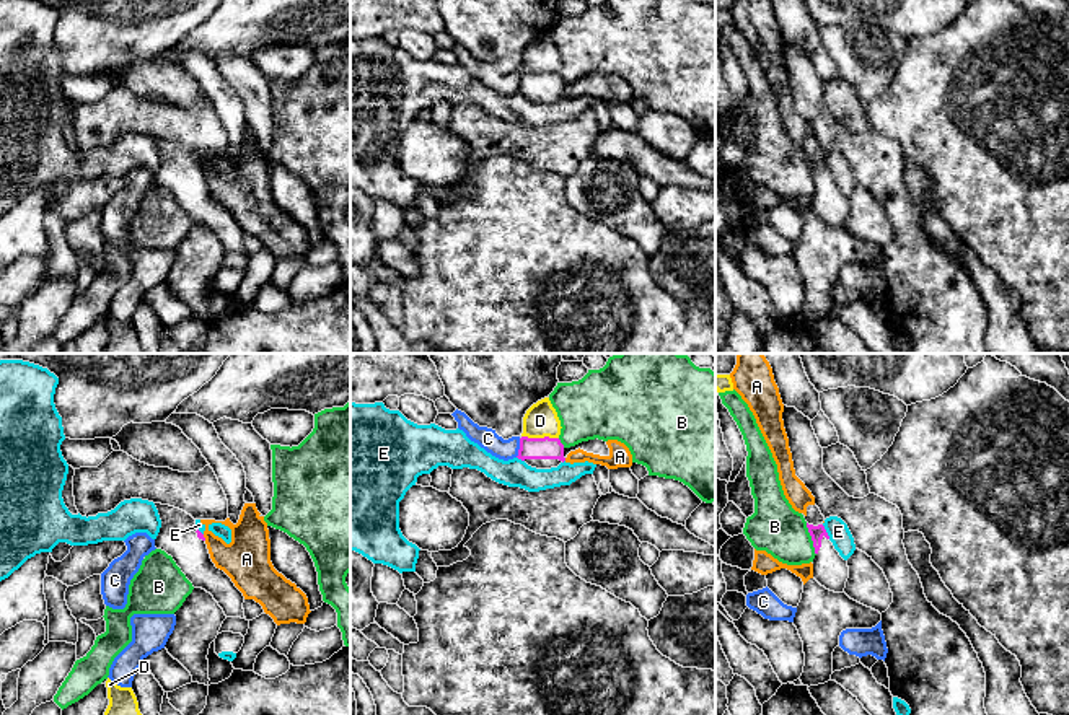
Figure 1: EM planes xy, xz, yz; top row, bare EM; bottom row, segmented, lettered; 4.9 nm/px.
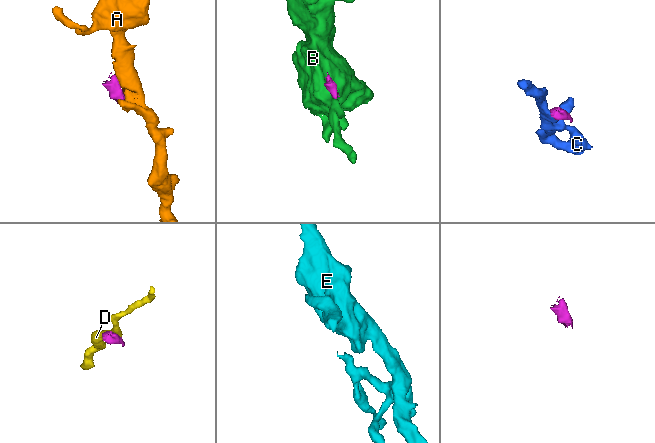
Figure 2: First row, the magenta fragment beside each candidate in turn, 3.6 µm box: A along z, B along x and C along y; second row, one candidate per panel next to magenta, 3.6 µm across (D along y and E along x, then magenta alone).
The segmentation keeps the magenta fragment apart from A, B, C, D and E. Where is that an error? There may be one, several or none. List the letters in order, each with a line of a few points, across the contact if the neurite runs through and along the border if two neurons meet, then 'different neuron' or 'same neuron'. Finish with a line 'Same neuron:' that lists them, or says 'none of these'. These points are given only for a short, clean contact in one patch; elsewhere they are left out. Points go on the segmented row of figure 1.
A: different neuron
B: line yz (805, 523), (815, 554); different neuron
C: line xz (520, 438), (520, 448), (515, 456); different neuron
D: line xz (522, 435), (558, 438); different neuron
E: different neuron
Same neuron: none of these

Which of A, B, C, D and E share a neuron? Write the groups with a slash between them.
A / B / C / D / E

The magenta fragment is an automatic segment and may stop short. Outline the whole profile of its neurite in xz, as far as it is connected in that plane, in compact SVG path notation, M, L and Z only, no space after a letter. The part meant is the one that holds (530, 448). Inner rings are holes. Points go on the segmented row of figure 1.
M520 438L518 459L536 469L557 467L565 461L564 445L559 438Z

